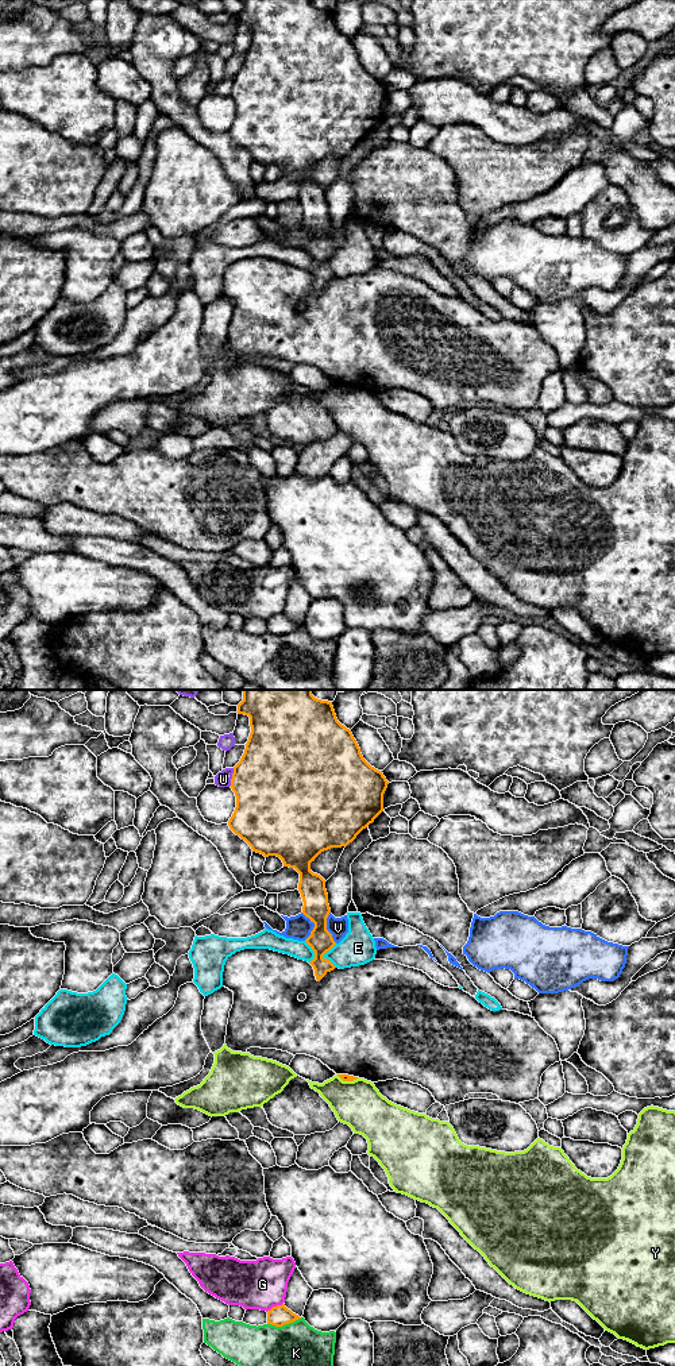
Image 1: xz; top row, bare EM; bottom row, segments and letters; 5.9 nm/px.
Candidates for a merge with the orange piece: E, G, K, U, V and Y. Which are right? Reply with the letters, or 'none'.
none

